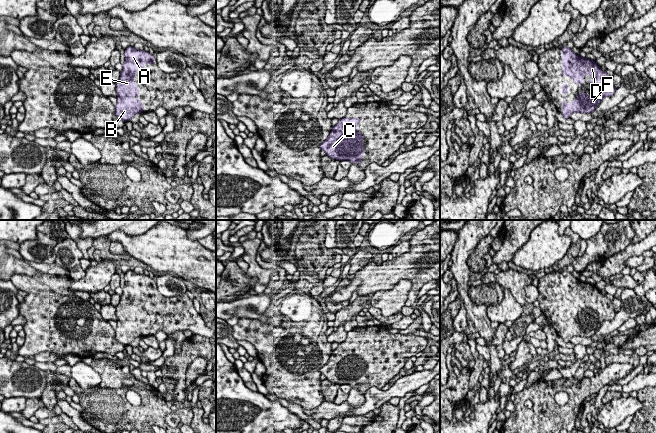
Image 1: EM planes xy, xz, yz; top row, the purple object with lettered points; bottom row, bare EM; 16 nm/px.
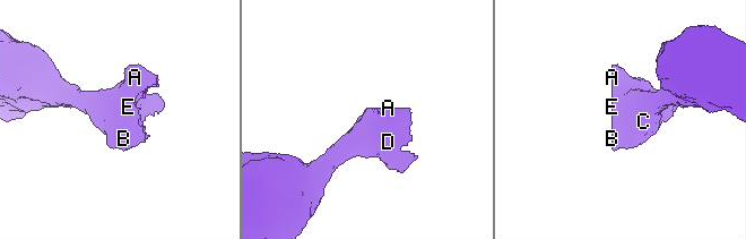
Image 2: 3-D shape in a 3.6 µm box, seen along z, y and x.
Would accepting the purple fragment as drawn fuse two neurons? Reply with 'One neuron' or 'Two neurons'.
One neuron

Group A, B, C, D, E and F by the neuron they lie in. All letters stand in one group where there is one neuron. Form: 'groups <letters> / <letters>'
groups A B C D E F

